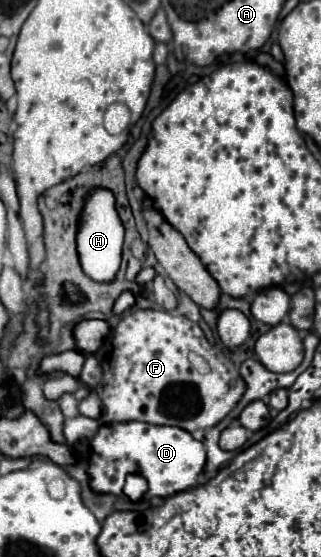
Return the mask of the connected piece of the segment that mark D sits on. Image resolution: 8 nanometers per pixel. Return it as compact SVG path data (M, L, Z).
M144 421L102 423L98 433L92 439L92 457L90 457L90 465L86 473L90 477L90 489L94 493L112 493L120 497L122 487L124 487L124 475L128 475L130 471L138 471L148 481L148 497L172 497L196 485L196 477L202 473L204 463L206 463L204 445L180 427L158 427Z

